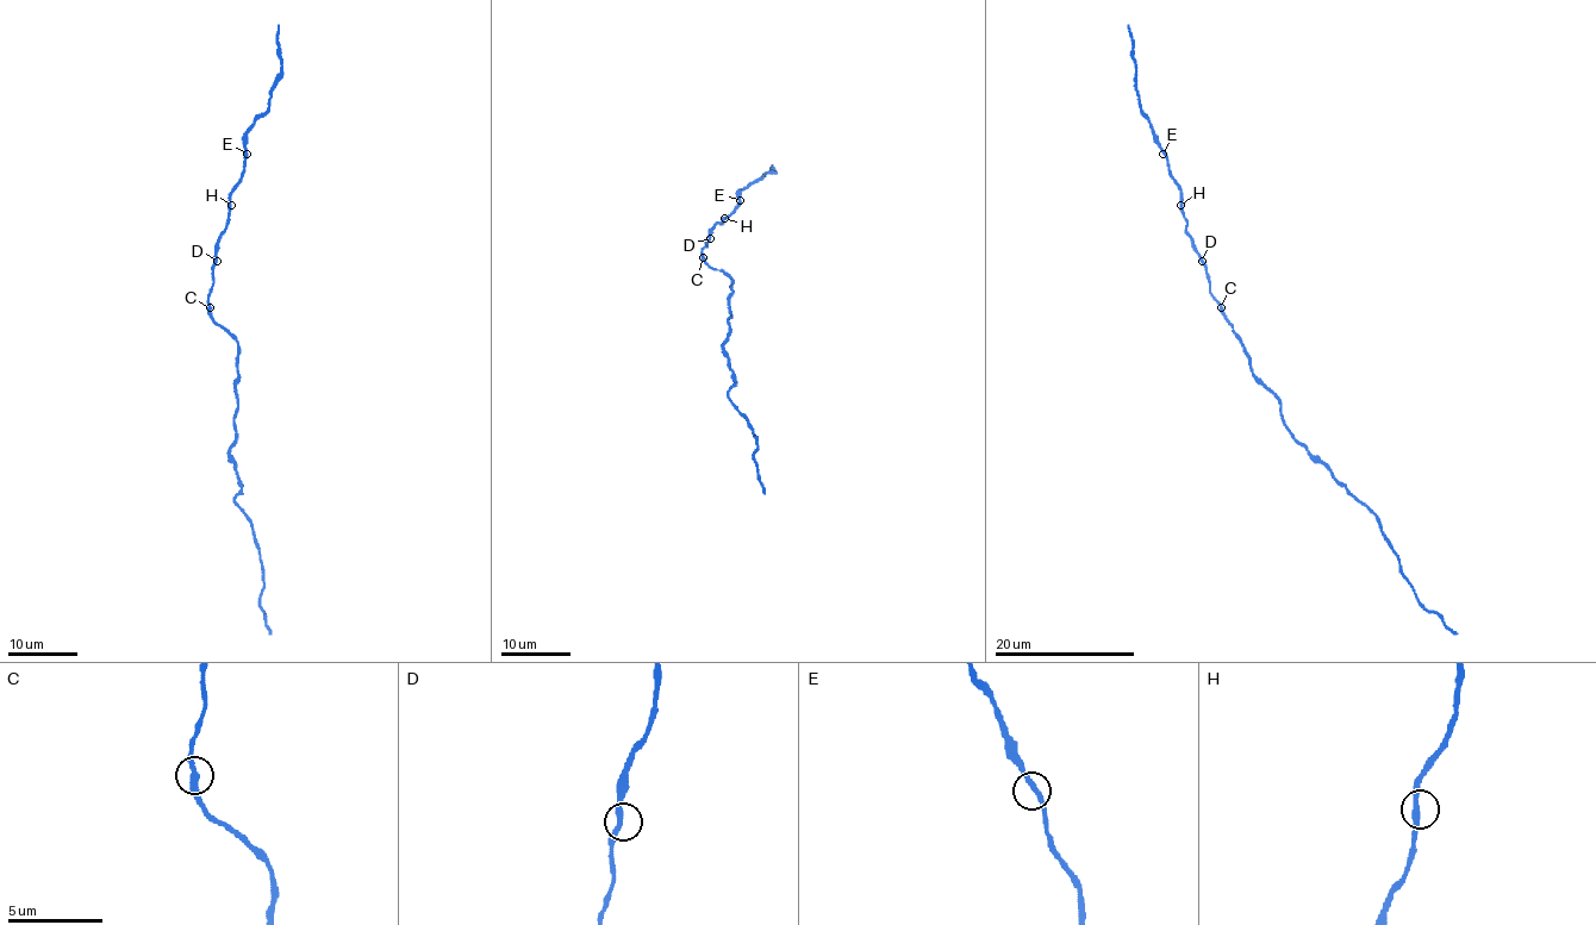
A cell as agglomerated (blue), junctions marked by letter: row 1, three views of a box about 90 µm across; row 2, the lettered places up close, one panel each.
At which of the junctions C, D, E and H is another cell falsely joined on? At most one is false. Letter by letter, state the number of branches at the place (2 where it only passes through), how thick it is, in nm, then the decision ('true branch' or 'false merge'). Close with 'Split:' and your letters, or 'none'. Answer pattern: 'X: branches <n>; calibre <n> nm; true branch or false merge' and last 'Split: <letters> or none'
C: branches 2; calibre 320 nm; true branch
D: branches 2; calibre 300 nm; true branch
E: branches 2; calibre 280 nm; true branch
H: branches 2; calibre 300 nm; true branch
Split: none

